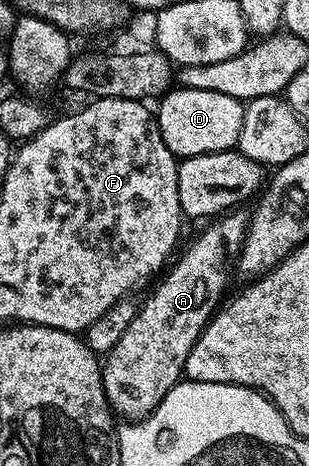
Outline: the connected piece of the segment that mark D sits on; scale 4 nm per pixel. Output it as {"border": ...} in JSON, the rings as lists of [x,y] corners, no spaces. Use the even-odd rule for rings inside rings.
{"border":[[[176,87],[169,90],[159,103],[160,108],[154,111],[154,122],[160,128],[162,141],[173,155],[187,157],[218,153],[233,150],[239,144],[246,114],[245,104],[241,100],[210,89]]]}

